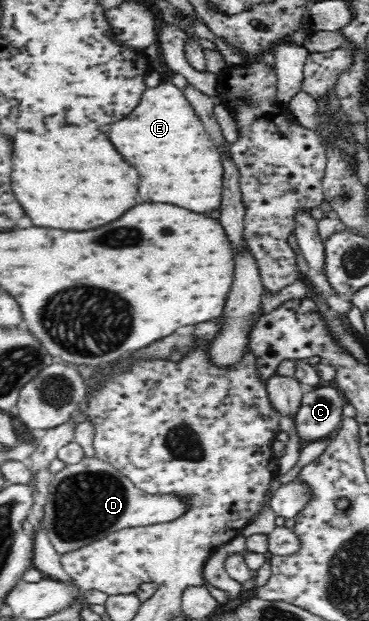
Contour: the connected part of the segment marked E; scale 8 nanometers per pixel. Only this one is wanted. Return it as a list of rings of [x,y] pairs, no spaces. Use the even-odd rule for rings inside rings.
[[[161,80],[155,88],[145,88],[140,102],[142,104],[130,114],[130,118],[126,118],[124,122],[116,122],[116,126],[110,126],[108,130],[108,140],[112,142],[112,146],[124,156],[128,164],[136,164],[142,176],[138,186],[140,196],[152,202],[184,206],[192,212],[208,212],[212,208],[218,210],[222,194],[221,156],[183,90],[169,80]]]

